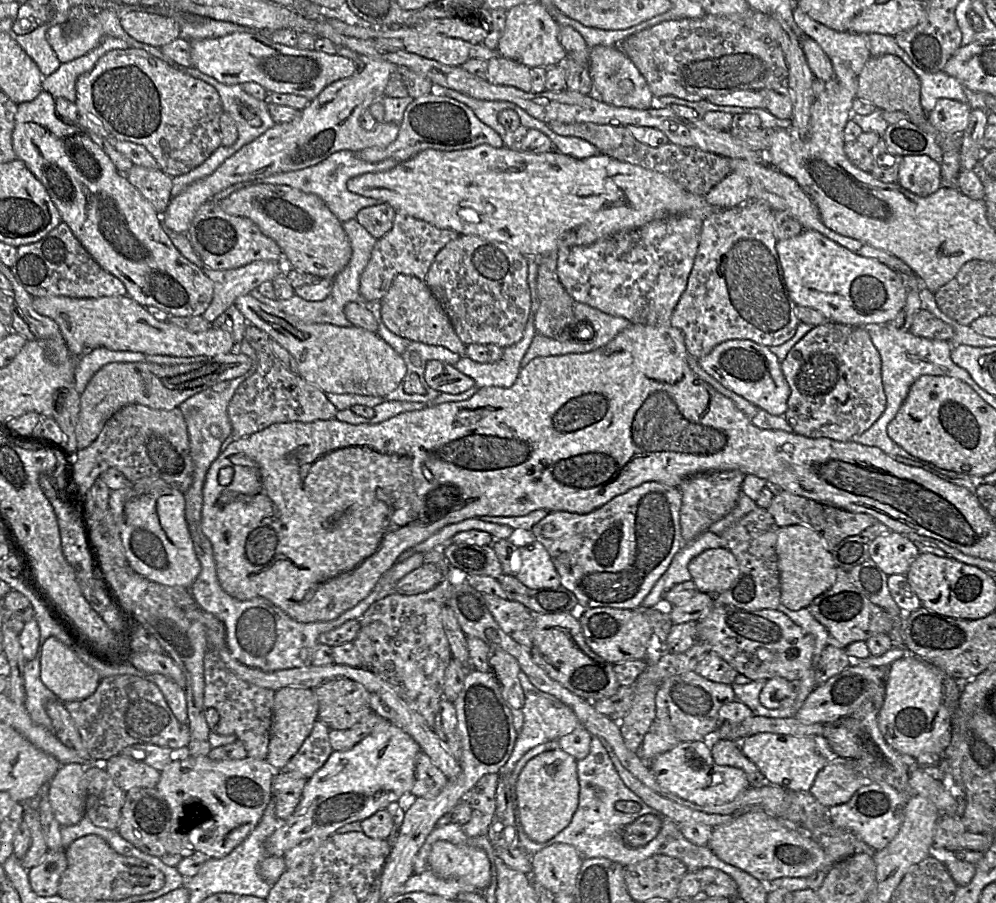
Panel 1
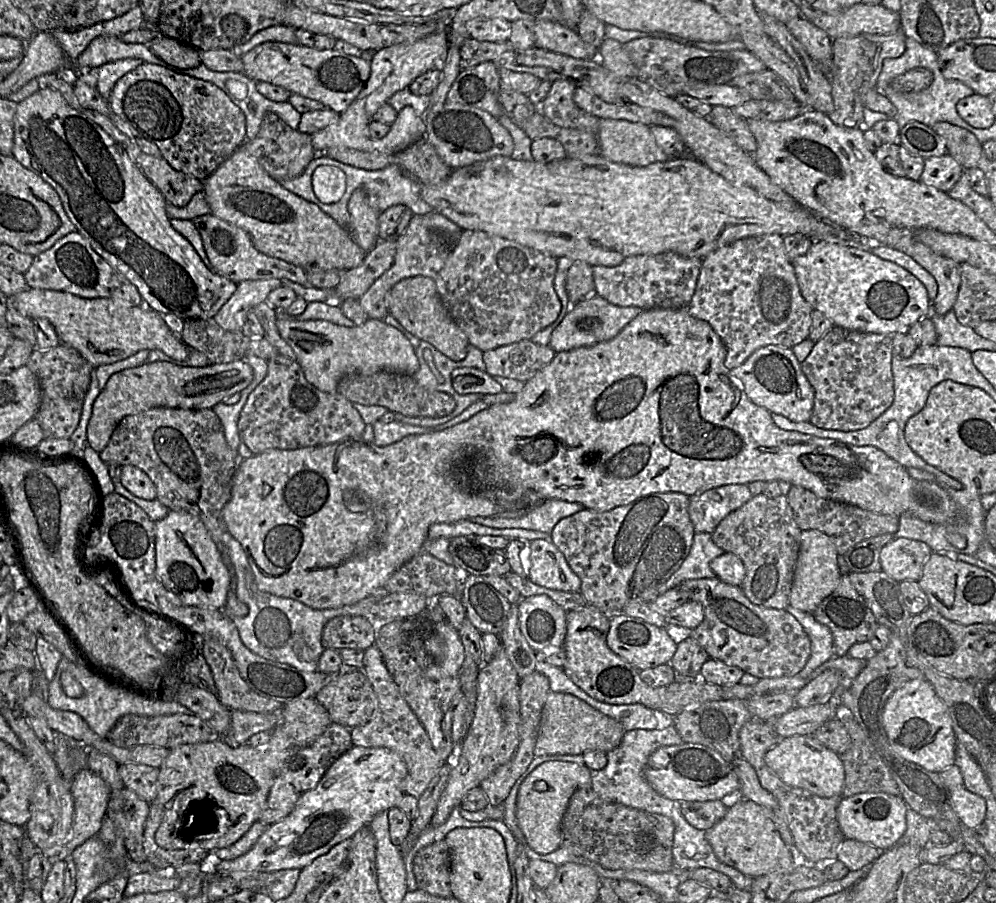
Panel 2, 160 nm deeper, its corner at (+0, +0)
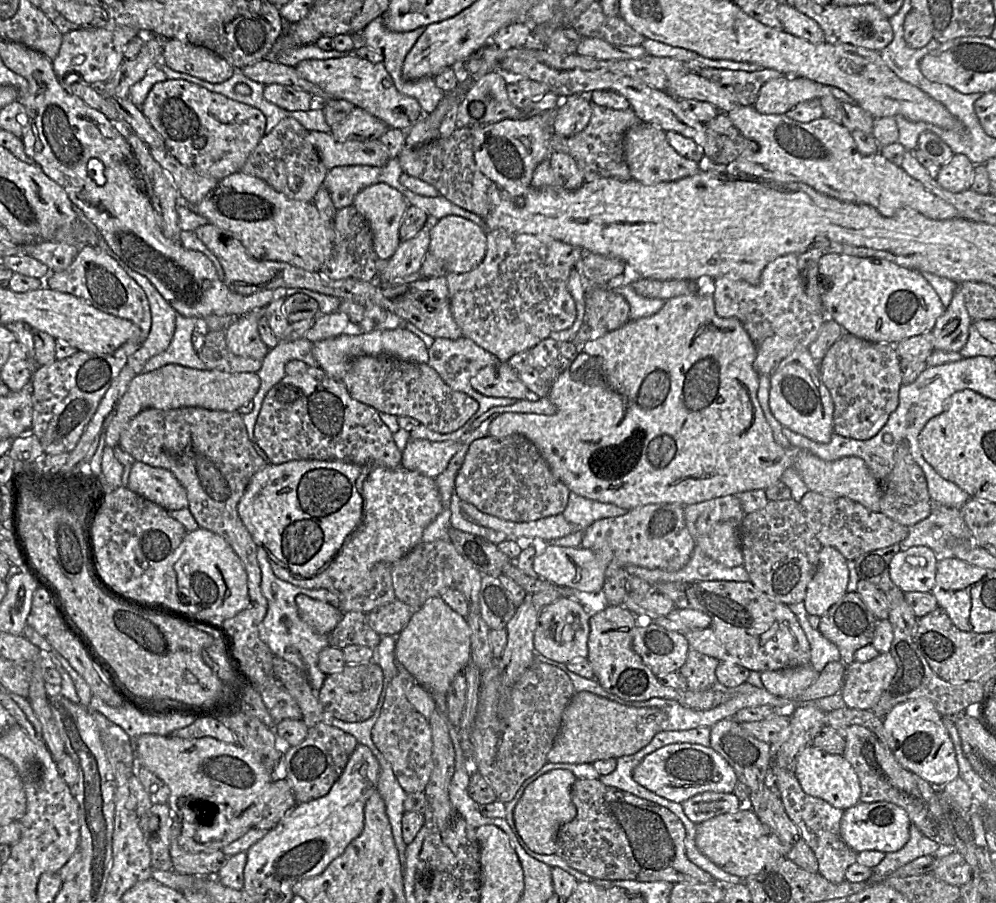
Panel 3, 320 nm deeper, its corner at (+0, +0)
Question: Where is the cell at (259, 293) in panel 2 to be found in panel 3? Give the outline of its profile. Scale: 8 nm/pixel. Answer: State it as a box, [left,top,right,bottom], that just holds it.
[224,311,269,361]

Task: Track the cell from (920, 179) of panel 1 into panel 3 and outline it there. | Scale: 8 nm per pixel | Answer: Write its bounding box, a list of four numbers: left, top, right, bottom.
[935,154,975,193]

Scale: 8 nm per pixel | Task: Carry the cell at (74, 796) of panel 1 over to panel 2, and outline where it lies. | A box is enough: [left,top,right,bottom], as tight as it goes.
[49,768,111,863]

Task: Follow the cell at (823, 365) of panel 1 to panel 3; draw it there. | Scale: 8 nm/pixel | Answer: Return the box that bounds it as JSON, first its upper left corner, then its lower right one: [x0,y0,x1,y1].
[819,332,903,440]

